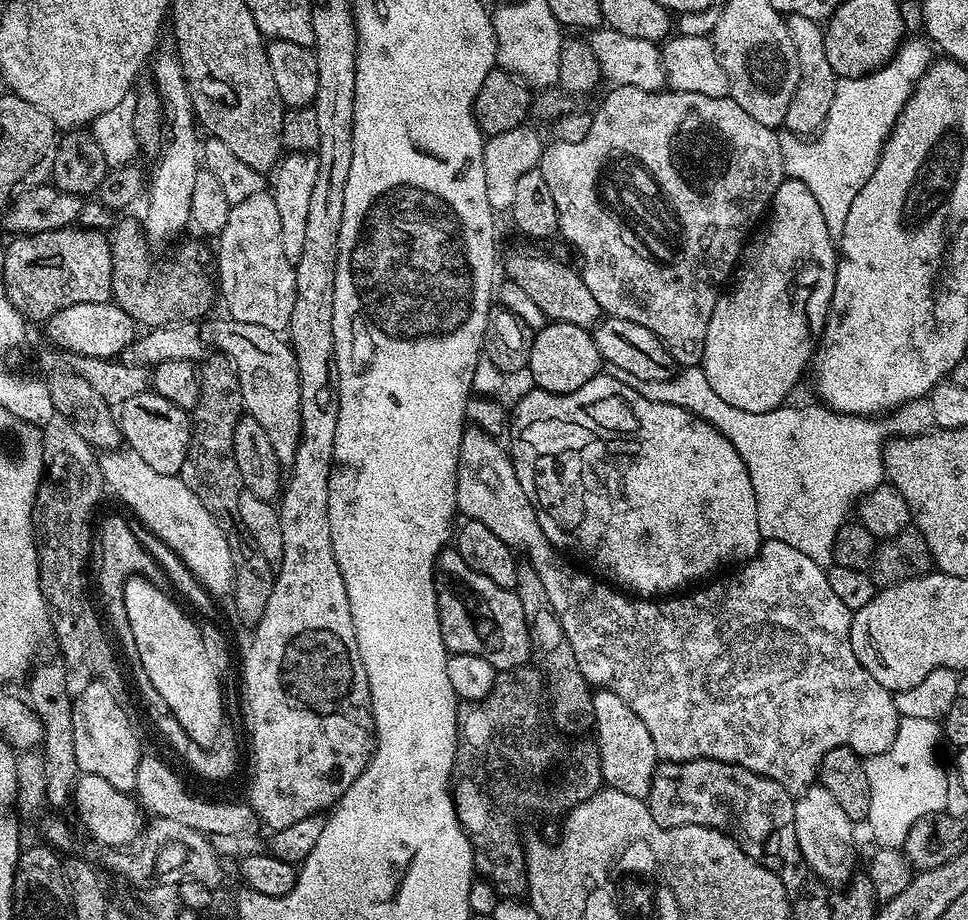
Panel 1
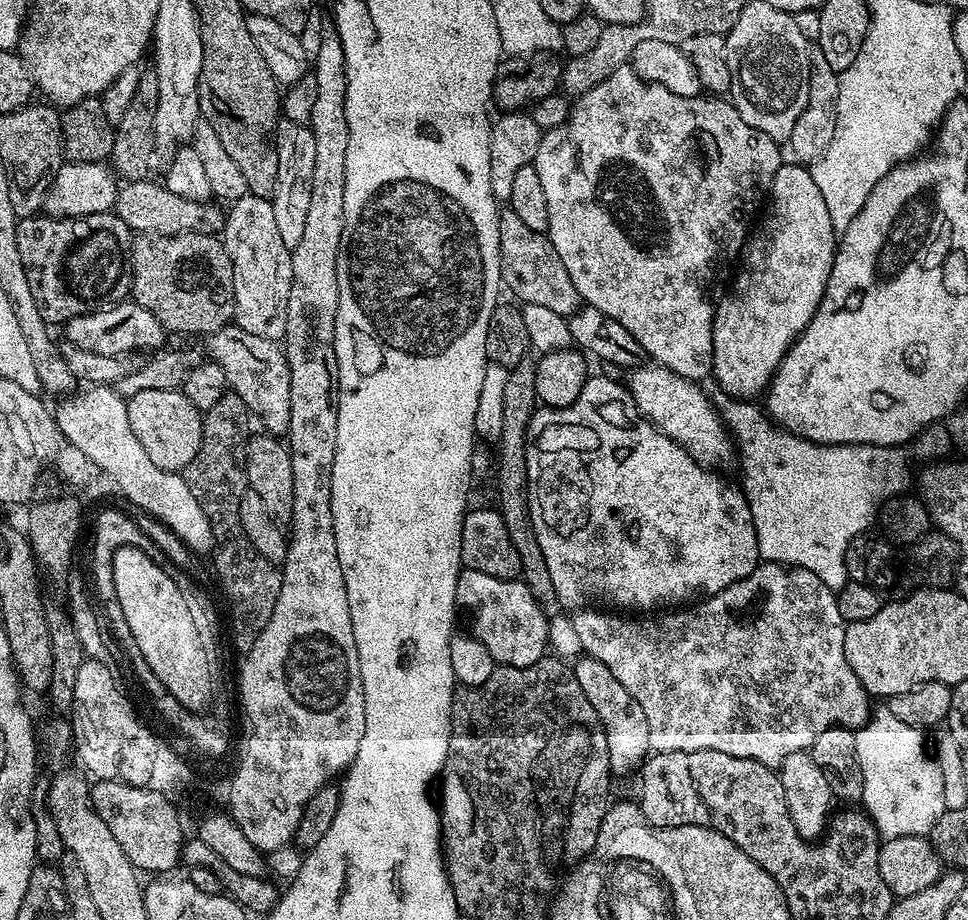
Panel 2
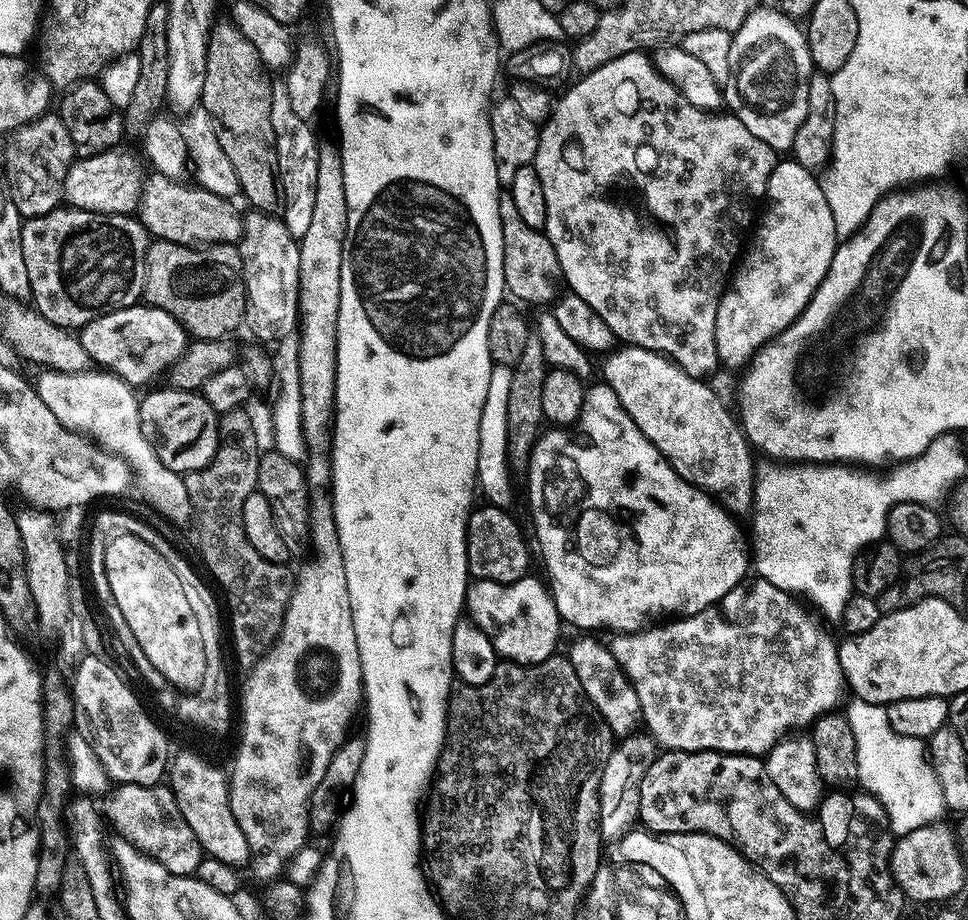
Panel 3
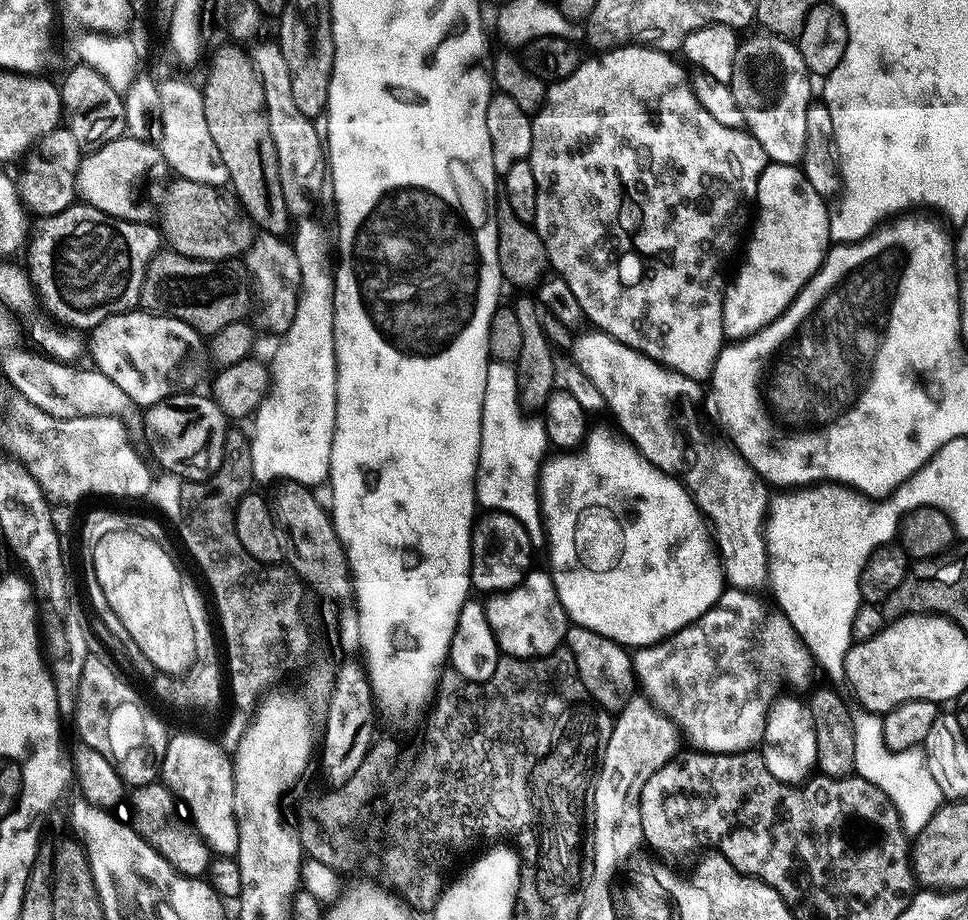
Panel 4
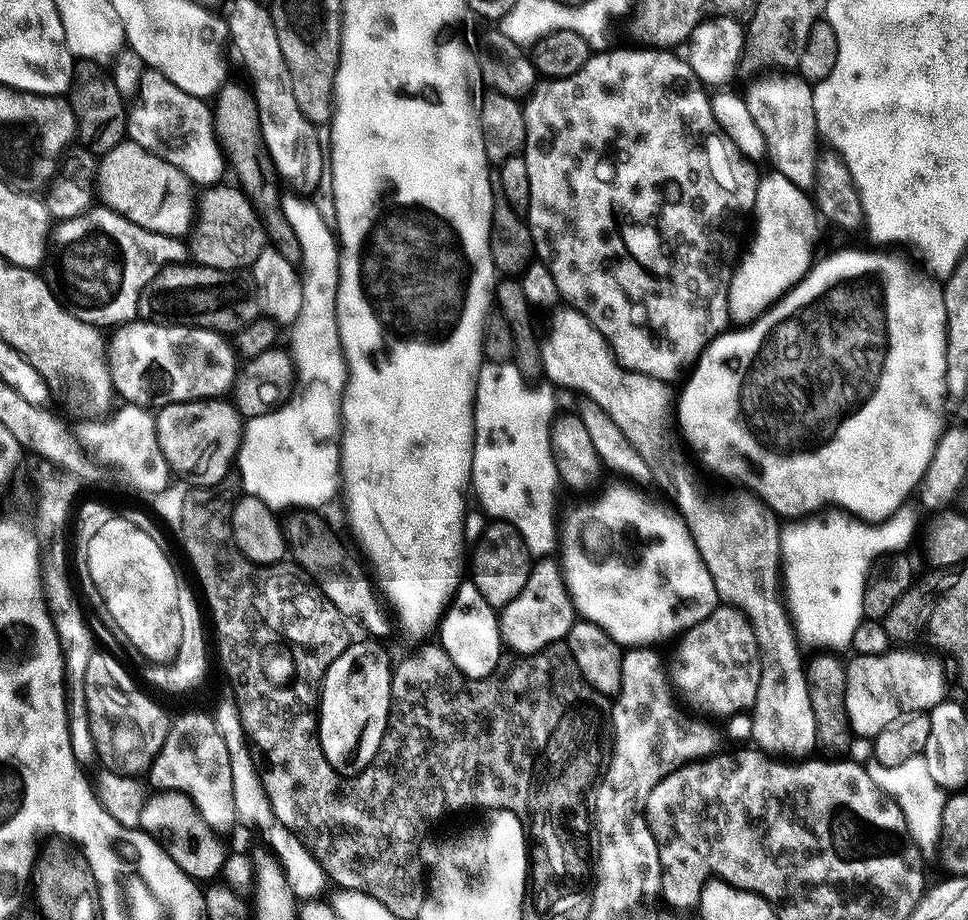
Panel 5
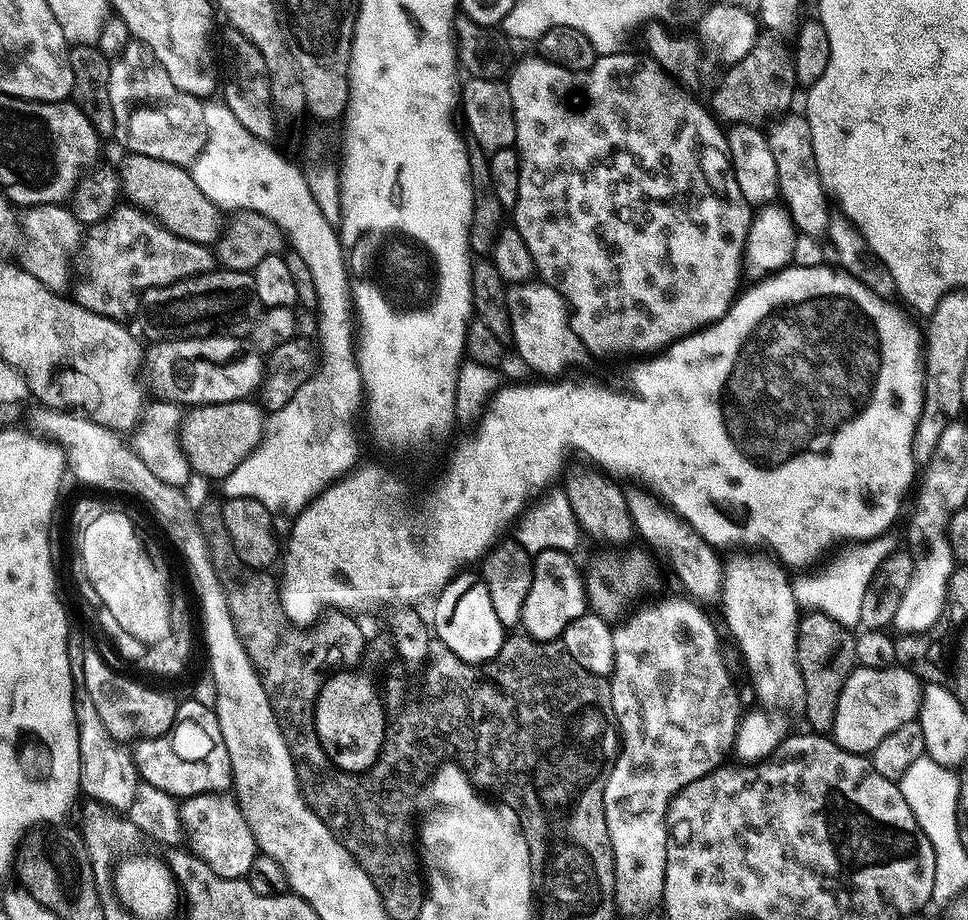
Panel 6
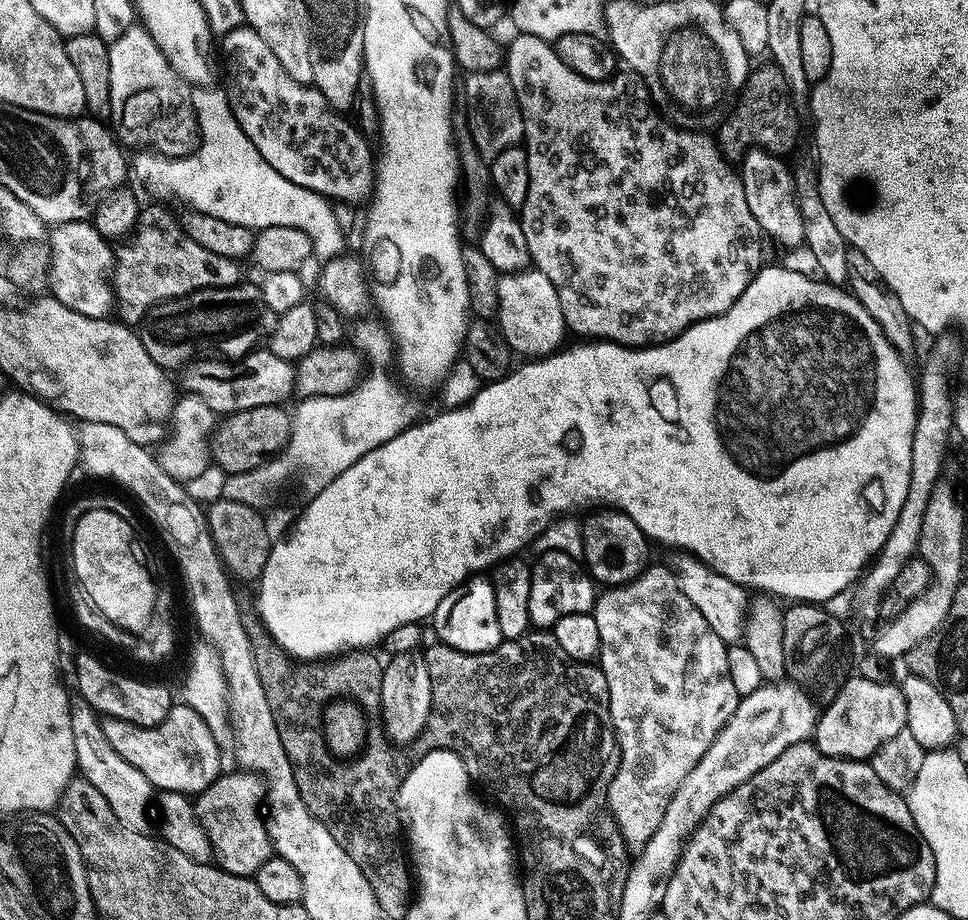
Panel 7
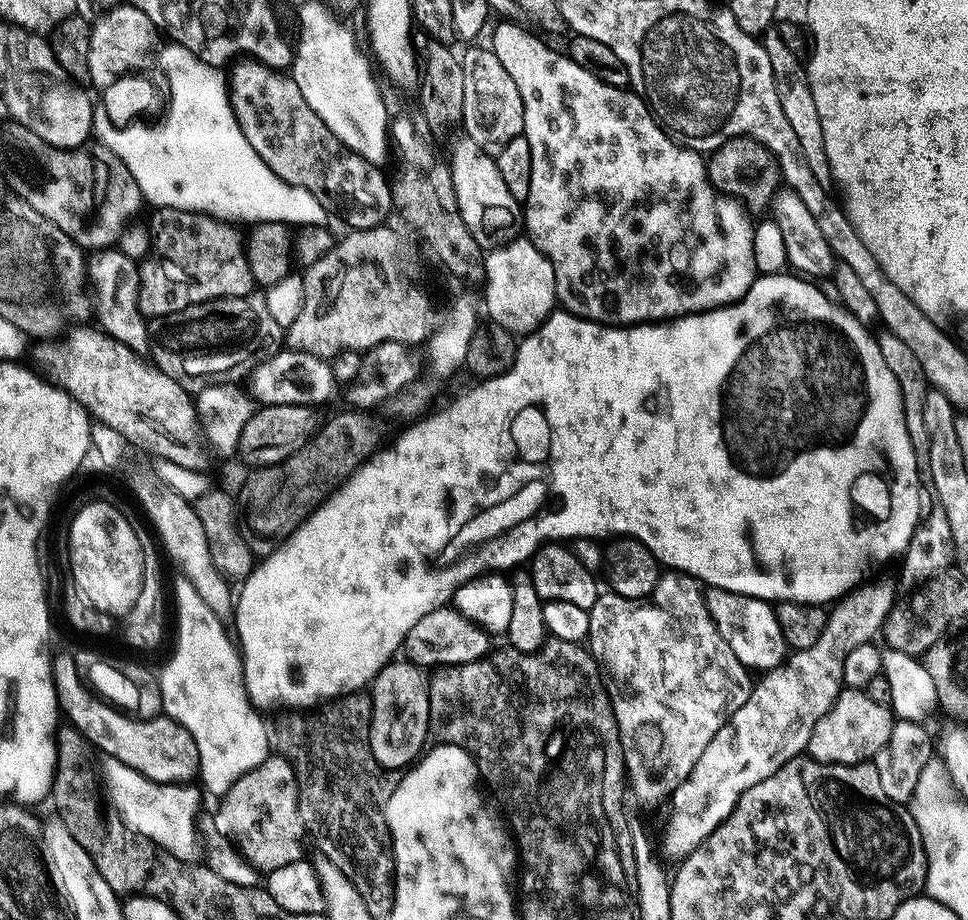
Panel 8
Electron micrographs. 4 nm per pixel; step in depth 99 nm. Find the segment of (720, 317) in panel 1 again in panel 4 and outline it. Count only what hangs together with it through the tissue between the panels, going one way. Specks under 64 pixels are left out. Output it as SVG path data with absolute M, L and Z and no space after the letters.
M768 163L758 178L756 198L754 201L754 223L751 225L752 237L748 240L748 249L744 252L744 261L736 272L736 277L727 281L722 302L722 326L724 335L729 341L735 342L745 336L753 336L759 328L766 327L788 308L792 299L806 286L821 264L830 247L828 234L828 217L825 199L810 186L803 171L794 164Z

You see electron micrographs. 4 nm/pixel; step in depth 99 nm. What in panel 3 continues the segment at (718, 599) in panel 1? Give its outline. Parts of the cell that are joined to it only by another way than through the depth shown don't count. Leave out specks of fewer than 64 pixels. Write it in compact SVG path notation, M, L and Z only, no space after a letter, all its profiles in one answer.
M759 578L749 579L747 582L741 582L733 586L730 591L725 594L720 600L719 604L702 610L698 614L693 616L681 616L679 618L669 619L667 622L657 623L655 626L649 626L638 632L626 632L623 634L616 634L611 637L610 647L614 658L618 662L618 666L628 675L628 681L634 686L634 690L638 694L638 702L640 703L640 714L642 717L643 724L645 723L648 728L647 731L651 734L652 738L656 741L657 745L661 749L671 750L673 752L738 752L745 756L758 756L763 757L773 746L775 746L777 740L785 733L787 730L792 730L795 724L804 724L804 726L811 725L812 721L818 716L824 715L826 712L833 711L837 707L836 703L840 700L840 695L846 692L846 681L844 678L844 672L840 669L840 654L837 645L816 626L815 622L811 620L810 617L806 616L802 609L795 604L793 595L788 592L783 592L778 586L774 586L770 582L761 580Z

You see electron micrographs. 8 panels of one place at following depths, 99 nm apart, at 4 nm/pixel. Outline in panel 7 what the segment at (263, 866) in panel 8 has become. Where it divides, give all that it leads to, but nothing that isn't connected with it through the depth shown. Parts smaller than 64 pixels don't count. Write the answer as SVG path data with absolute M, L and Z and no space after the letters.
M249 770L225 771L216 777L216 781L205 792L195 797L196 819L206 830L206 834L212 843L214 860L225 872L235 876L255 877L256 872L274 855L272 839L268 837L268 825L262 809L266 804L266 783L259 772Z

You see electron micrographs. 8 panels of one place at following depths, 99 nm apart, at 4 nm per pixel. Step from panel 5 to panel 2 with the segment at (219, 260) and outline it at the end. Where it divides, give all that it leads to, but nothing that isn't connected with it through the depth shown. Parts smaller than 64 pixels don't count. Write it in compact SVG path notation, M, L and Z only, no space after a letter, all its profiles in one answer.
M155 179L134 180L125 183L116 193L115 214L126 222L133 233L158 234L159 236L184 236L188 232L197 232L207 236L216 236L223 229L225 209L219 203L191 201L190 198L179 197L171 193L161 183L155 184Z

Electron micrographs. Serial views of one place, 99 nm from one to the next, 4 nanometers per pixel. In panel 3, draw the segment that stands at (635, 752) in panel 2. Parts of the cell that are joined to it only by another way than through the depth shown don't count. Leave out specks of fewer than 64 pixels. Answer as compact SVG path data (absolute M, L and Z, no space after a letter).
M580 634L576 641L566 649L568 660L574 666L574 674L578 674L578 682L582 682L582 690L586 690L586 698L590 698L590 702L594 702L594 706L602 714L602 718L606 722L606 726L610 726L613 737L622 738L633 731L632 726L641 719L640 703L638 702L638 694L634 690L634 686L628 681L628 675L618 666L618 662L614 658L611 647L607 643L604 644L600 640L595 640L595 635Z

